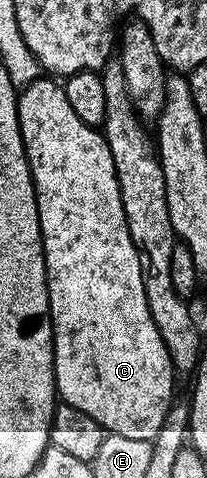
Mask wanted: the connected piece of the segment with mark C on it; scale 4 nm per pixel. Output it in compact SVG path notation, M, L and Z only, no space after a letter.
M40 77L21 88L18 95L18 124L24 141L26 159L30 163L38 216L40 217L40 233L42 234L42 248L46 262L46 284L48 285L48 301L50 302L50 323L54 327L54 386L57 394L60 396L61 402L80 409L80 413L88 413L88 417L92 417L92 421L99 423L109 434L153 441L160 425L164 425L164 417L168 413L171 403L175 402L174 378L176 378L176 372L168 349L160 337L160 329L156 329L156 321L152 321L152 313L148 309L148 297L144 293L144 277L140 269L140 257L136 253L136 245L132 245L132 237L128 233L128 221L124 217L124 205L120 201L120 185L116 177L116 165L112 161L112 153L109 145L106 144L105 134L101 130L88 126L84 121L80 121L80 117L76 117L76 109L72 109L72 105L68 105L65 86L50 77Z

